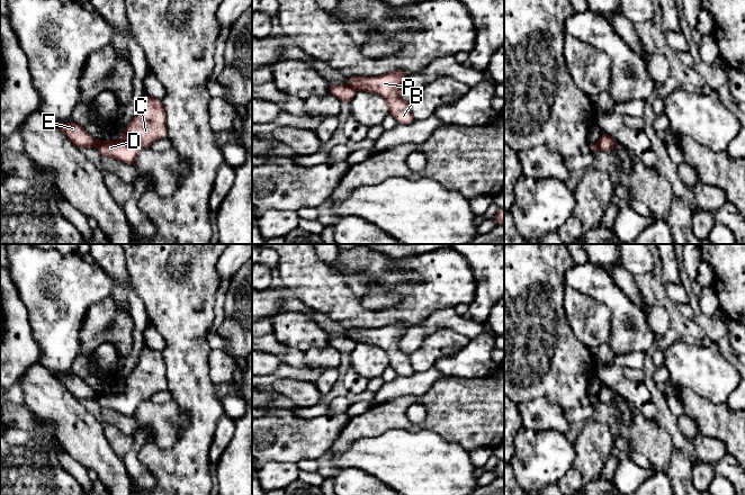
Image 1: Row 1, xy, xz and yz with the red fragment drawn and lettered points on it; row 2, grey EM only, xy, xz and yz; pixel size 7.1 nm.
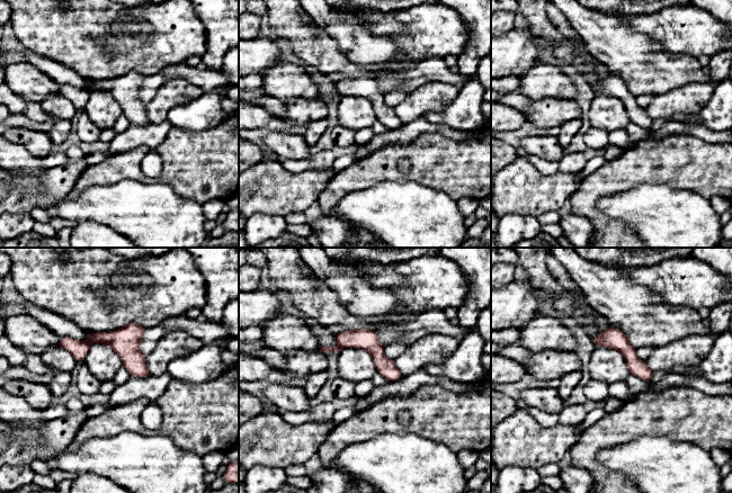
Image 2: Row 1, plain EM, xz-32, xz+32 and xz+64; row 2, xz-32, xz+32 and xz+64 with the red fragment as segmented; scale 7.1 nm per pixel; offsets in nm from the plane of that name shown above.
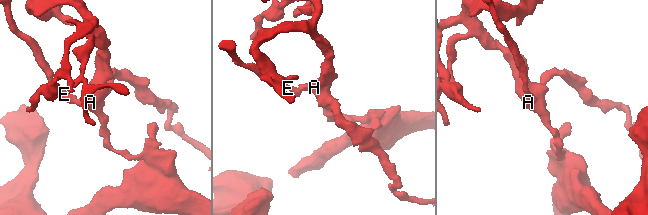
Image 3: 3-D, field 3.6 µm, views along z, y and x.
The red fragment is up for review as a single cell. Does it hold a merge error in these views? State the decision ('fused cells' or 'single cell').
single cell

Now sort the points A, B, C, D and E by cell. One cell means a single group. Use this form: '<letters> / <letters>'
A B C D E

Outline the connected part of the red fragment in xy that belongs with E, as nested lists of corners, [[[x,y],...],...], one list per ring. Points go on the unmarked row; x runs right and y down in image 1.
[[[144,345],[135,369],[125,377],[122,392],[98,394],[74,372],[57,378],[79,400],[97,399],[101,408],[134,417],[138,405],[159,390],[167,389],[165,363],[161,352]]]

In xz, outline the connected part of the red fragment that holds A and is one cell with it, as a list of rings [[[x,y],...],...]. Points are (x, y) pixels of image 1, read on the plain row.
[[[400,321],[375,328],[351,328],[347,338],[335,338],[331,334],[329,345],[336,349],[341,356],[350,356],[358,342],[371,343],[386,353],[388,366],[397,376],[411,376],[415,370],[411,364],[410,354],[400,349],[401,340],[406,331],[407,326]]]

